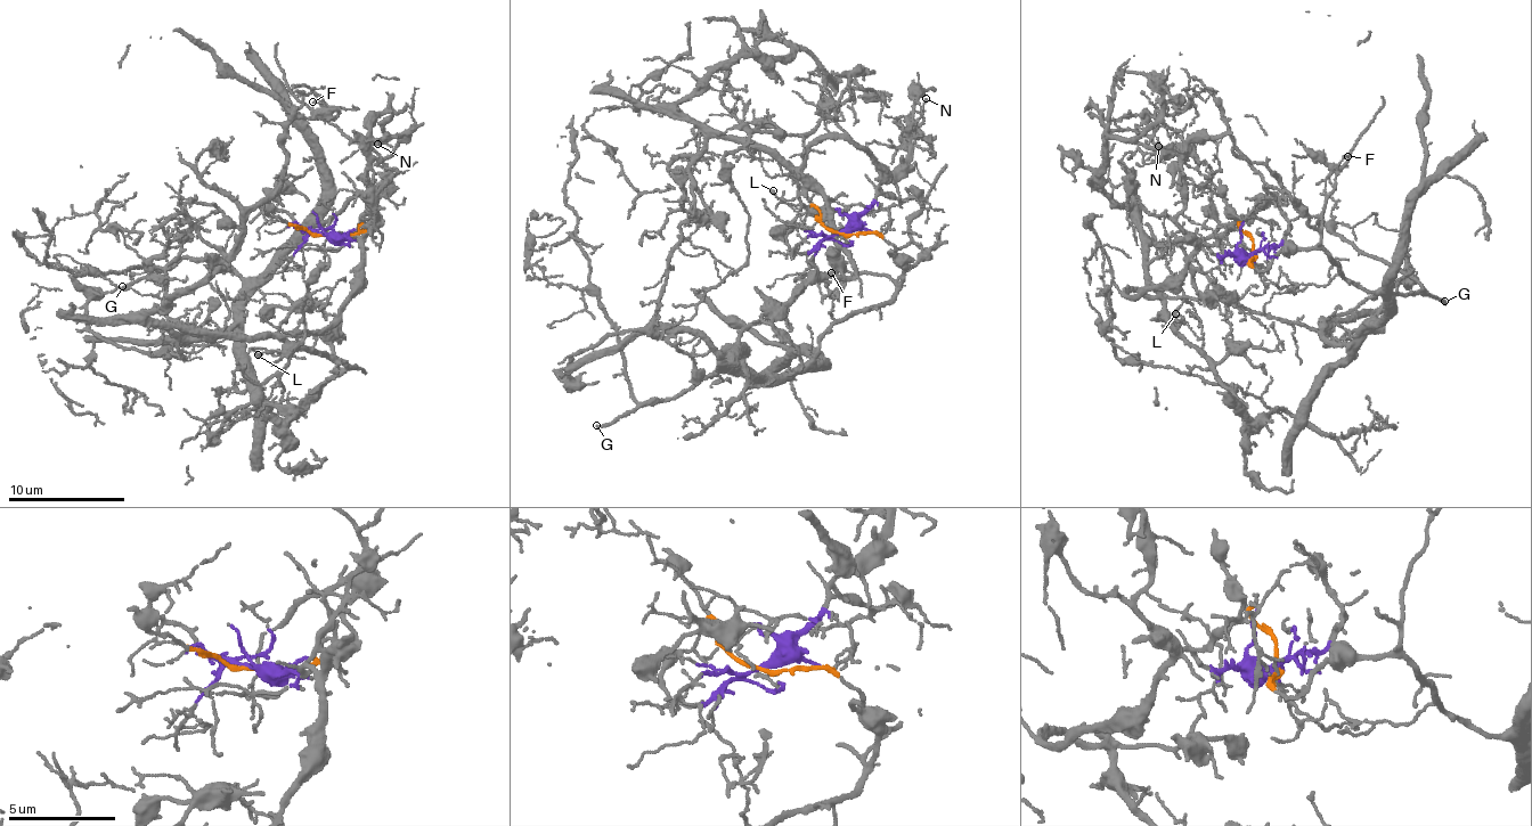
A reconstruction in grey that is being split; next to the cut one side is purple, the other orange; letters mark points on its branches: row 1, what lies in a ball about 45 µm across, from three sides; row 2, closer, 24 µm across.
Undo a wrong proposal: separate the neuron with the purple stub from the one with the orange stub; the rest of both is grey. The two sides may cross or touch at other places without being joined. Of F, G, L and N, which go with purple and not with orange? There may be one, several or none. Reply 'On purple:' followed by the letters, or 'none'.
On purple: L, N

